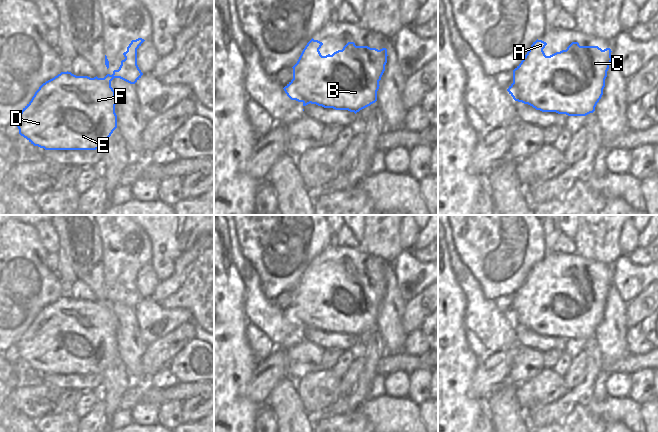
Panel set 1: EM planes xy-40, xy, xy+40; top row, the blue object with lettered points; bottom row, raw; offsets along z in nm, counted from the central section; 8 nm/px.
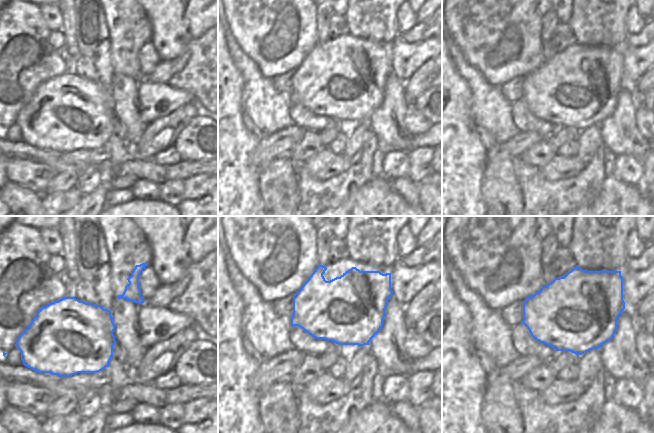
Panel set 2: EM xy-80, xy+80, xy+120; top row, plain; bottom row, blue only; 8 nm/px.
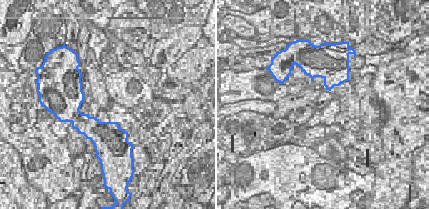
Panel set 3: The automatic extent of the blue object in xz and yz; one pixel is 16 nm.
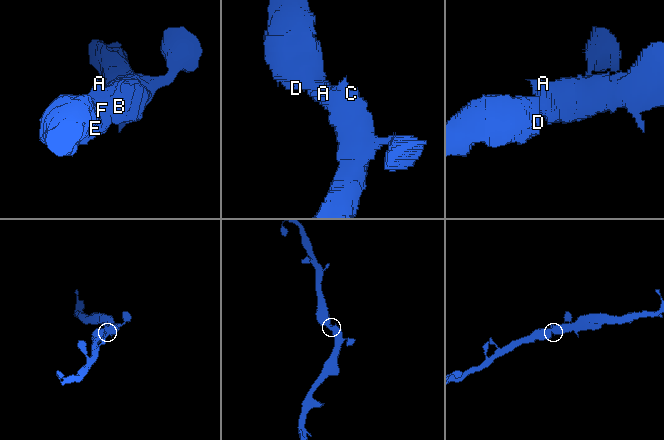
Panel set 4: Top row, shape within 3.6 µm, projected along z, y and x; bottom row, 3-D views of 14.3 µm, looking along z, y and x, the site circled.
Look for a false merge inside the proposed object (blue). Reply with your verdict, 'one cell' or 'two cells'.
one cell

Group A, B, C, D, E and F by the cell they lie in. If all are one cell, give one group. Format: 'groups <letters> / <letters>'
groups A B C D E F

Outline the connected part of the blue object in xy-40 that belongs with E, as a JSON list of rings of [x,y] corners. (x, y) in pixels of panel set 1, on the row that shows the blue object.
[[[142,38],[131,41],[127,51],[123,53],[125,59],[121,61],[119,69],[114,70],[112,75],[107,74],[104,78],[97,76],[90,78],[88,76],[76,76],[67,71],[61,72],[43,83],[15,119],[19,134],[34,146],[45,150],[96,150],[103,148],[117,128],[117,115],[115,113],[117,97],[111,87],[111,81],[114,78],[120,78],[130,84],[135,84],[141,78],[143,73],[137,65],[137,49],[144,41]]]

